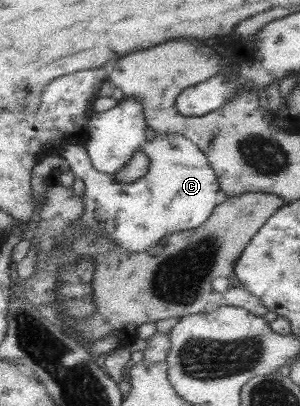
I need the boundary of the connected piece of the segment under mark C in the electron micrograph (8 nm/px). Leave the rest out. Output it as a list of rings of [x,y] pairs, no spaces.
[[[169,133],[168,135],[157,135],[153,142],[146,142],[140,150],[150,158],[150,167],[148,173],[134,183],[118,183],[115,176],[97,170],[89,157],[89,153],[84,145],[67,145],[63,148],[61,156],[67,159],[71,165],[71,171],[75,176],[82,179],[85,184],[83,202],[85,210],[79,225],[87,227],[94,231],[103,231],[109,235],[124,252],[142,253],[148,251],[157,245],[163,237],[176,233],[177,231],[186,231],[199,229],[211,218],[212,212],[218,206],[219,179],[211,166],[208,157],[192,140],[179,133]]]

